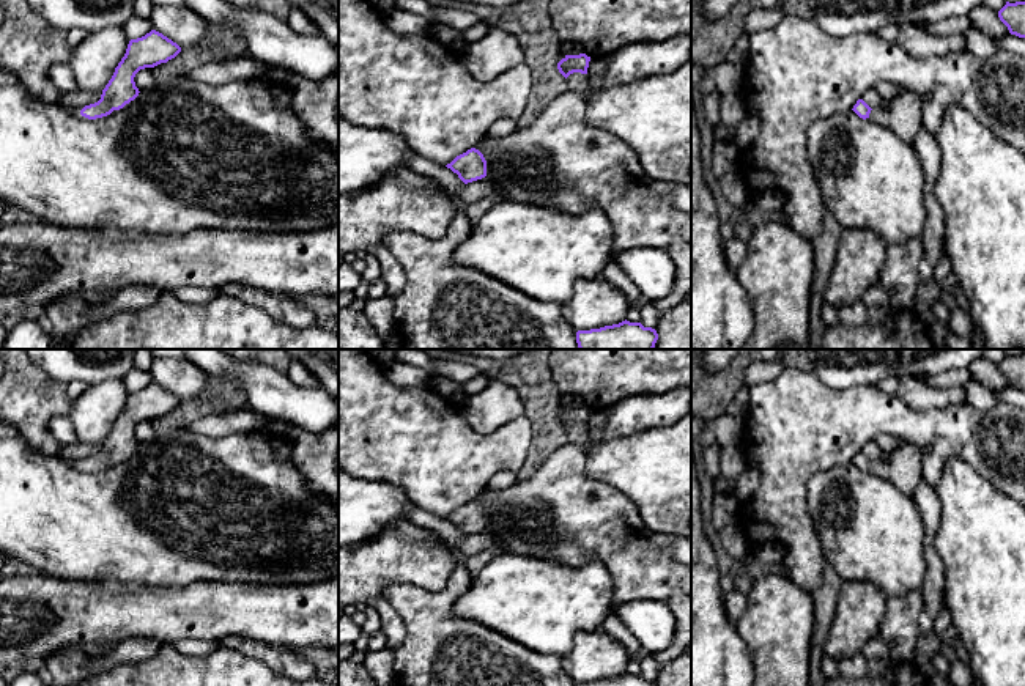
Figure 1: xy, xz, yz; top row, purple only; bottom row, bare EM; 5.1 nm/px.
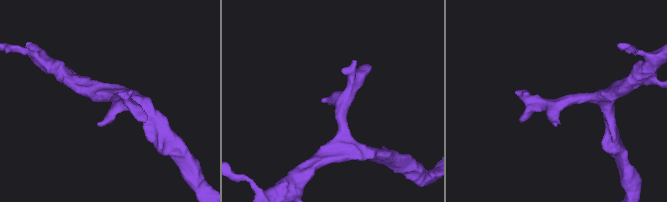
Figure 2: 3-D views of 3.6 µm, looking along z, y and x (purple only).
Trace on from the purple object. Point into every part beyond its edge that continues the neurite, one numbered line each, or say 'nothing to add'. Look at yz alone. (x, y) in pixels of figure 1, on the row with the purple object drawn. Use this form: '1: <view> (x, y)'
1: yz (902, 114)

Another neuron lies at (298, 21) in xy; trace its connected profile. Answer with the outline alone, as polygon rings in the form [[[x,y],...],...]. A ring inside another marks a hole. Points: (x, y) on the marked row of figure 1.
[[[293,8],[287,24],[298,33],[304,35],[304,36],[312,36],[315,33],[318,33],[318,28],[315,27],[315,24],[298,8]]]

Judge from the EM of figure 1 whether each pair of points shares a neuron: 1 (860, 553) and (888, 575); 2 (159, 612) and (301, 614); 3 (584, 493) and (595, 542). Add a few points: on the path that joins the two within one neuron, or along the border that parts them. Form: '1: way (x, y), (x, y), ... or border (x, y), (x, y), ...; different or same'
1: way (866, 553), (882, 568); same
2: way (194, 612), (266, 614); same
3: way (584, 505), (584, 515), (595, 529); same

